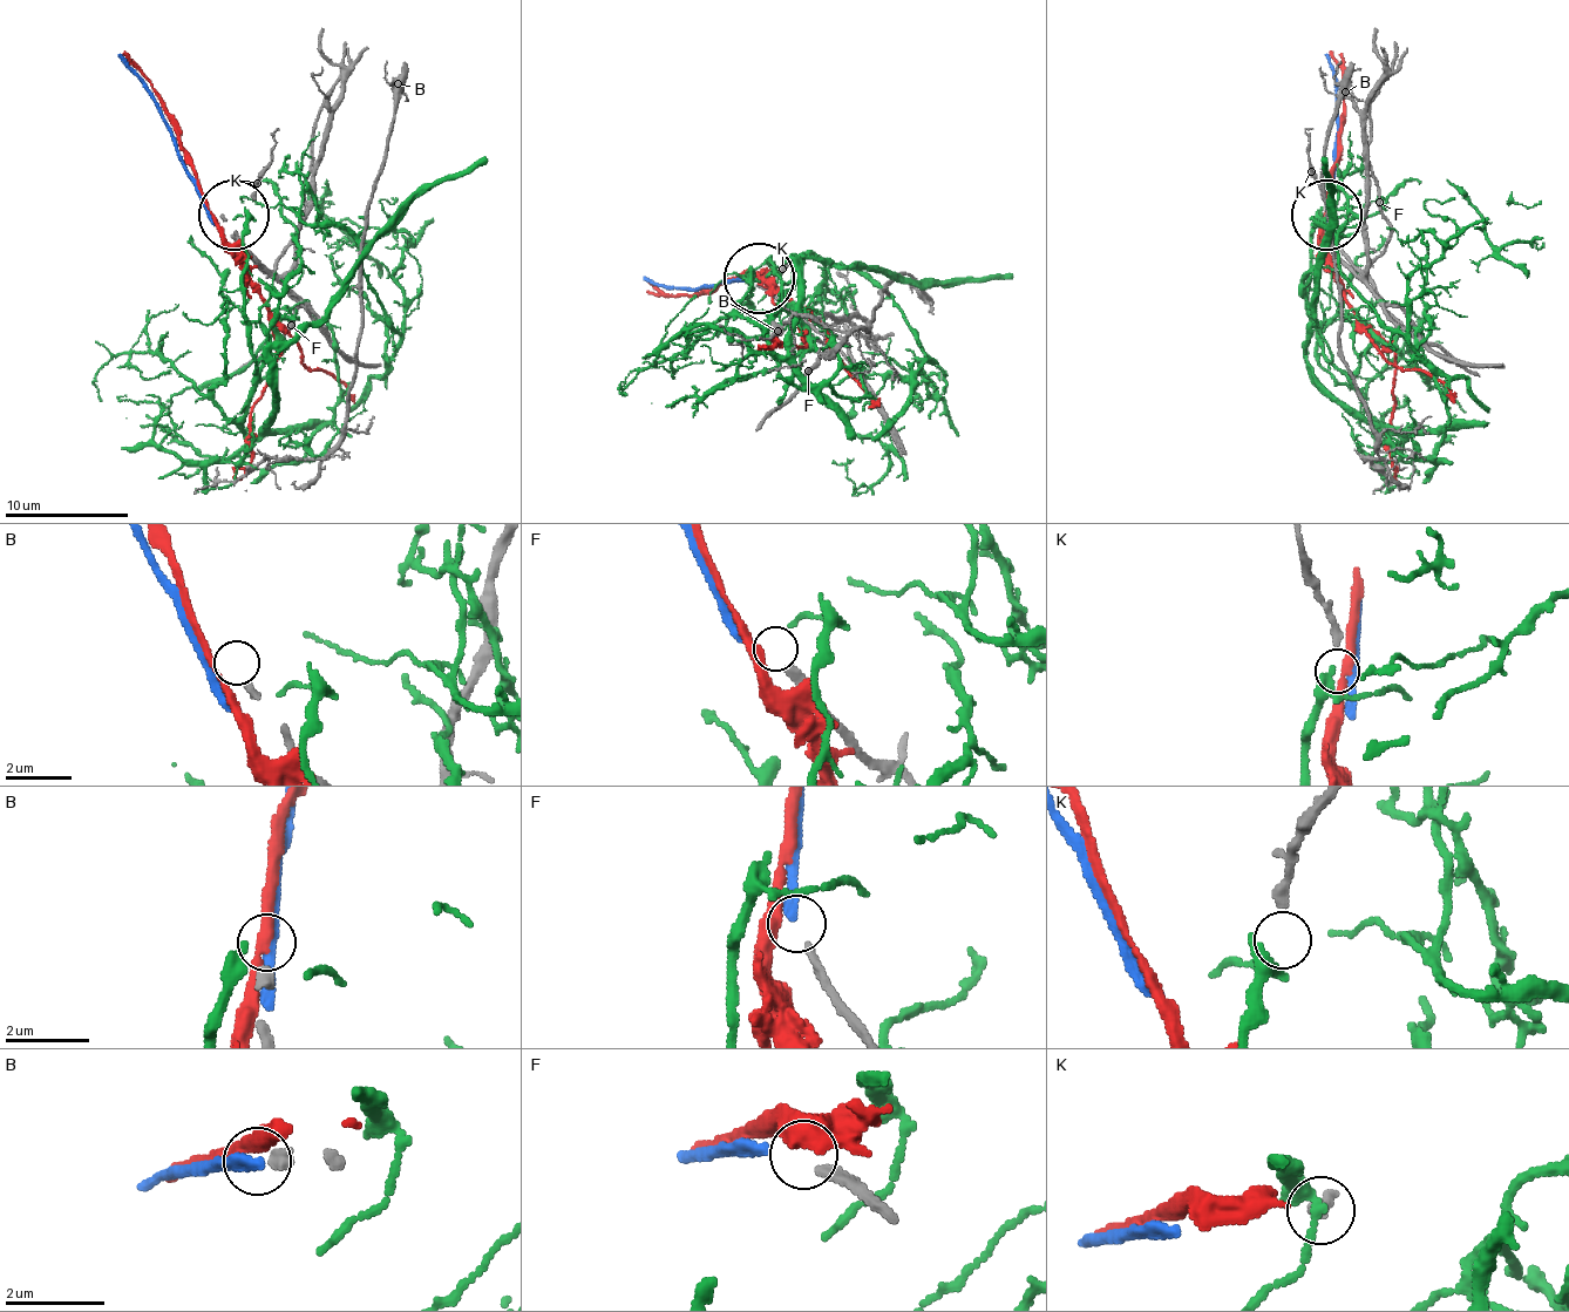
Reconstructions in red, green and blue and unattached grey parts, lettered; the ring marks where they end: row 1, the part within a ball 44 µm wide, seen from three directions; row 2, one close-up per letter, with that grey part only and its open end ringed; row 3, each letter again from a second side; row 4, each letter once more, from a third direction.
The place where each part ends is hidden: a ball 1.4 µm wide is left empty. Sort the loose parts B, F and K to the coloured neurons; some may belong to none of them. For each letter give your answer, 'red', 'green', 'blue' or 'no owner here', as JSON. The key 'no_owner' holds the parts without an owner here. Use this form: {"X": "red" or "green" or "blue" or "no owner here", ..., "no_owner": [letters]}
{"B": "no owner here", "F": "blue", "K": "green", "no_owner": ["B"]}

